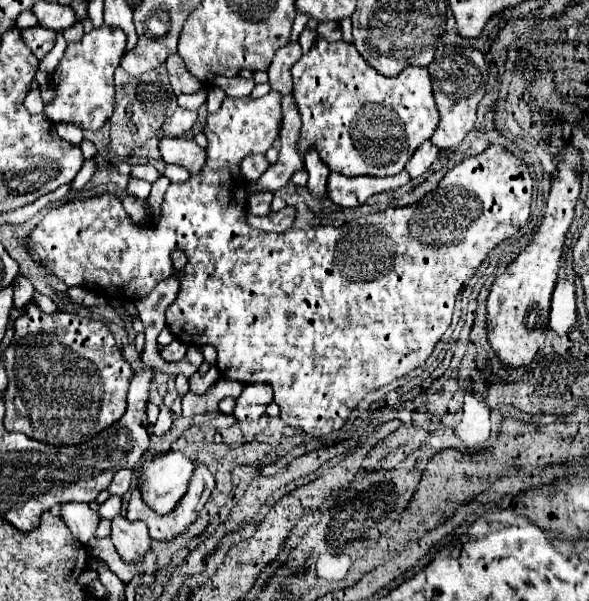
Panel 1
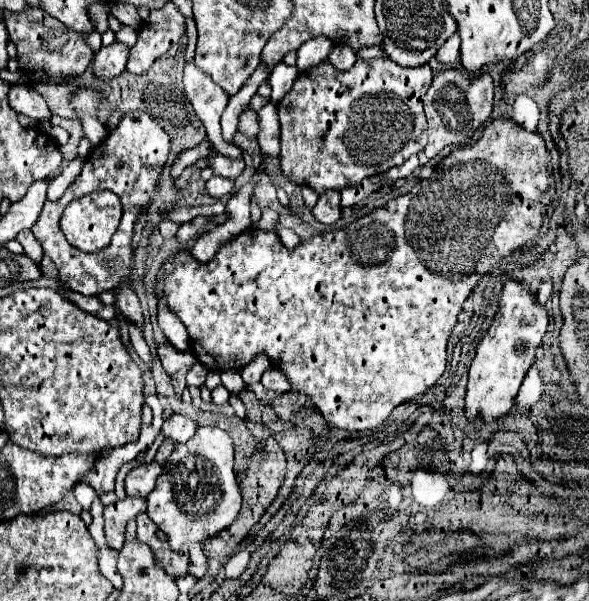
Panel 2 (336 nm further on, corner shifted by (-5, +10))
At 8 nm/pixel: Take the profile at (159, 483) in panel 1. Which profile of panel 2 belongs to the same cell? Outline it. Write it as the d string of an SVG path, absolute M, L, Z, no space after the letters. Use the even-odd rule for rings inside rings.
M211 426L197 428L193 442L189 442L187 446L191 448L185 458L169 464L157 478L157 486L153 488L153 492L147 496L147 516L159 526L161 532L165 532L173 550L179 550L183 544L203 542L205 536L217 536L235 520L237 512L241 510L241 492L237 486L237 476L233 472L233 440L229 438L229 434L221 428Z

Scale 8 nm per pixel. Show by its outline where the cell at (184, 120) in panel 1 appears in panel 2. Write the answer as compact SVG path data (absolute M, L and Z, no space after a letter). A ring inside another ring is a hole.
M193 62L185 66L185 76L183 76L183 84L185 84L185 94L197 114L197 118L203 122L209 142L213 142L215 150L223 156L227 156L234 160L243 158L243 152L237 146L225 144L223 136L221 136L221 112L227 106L229 94L225 94L207 74L203 74Z

